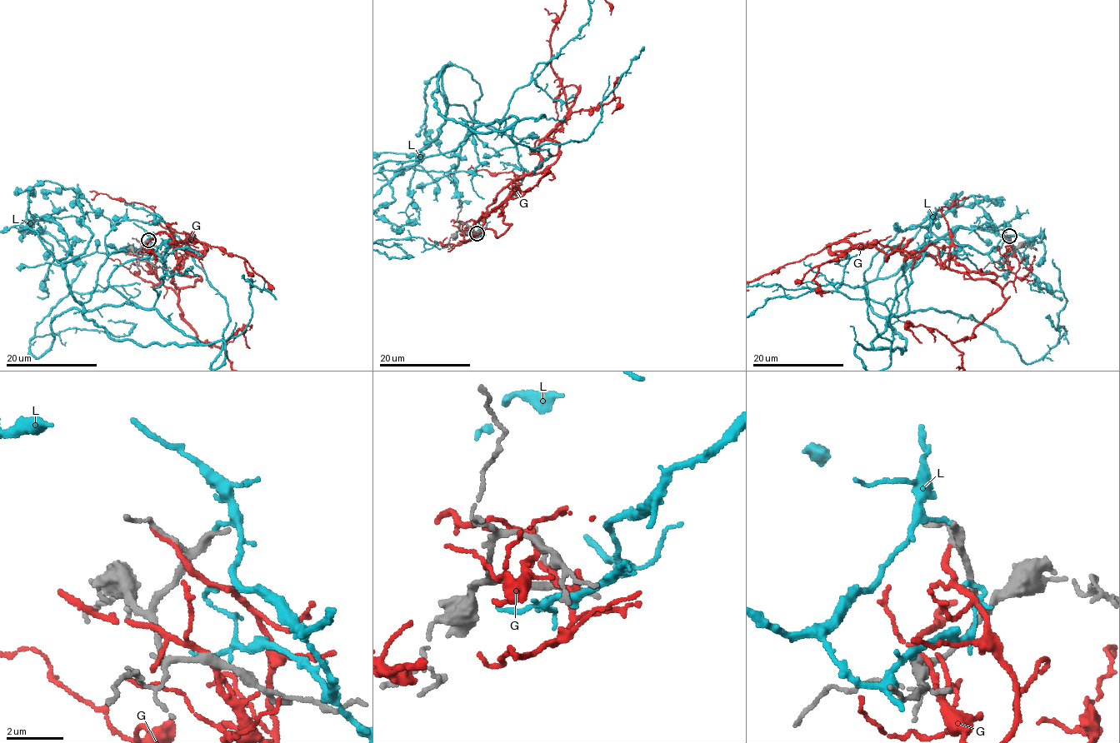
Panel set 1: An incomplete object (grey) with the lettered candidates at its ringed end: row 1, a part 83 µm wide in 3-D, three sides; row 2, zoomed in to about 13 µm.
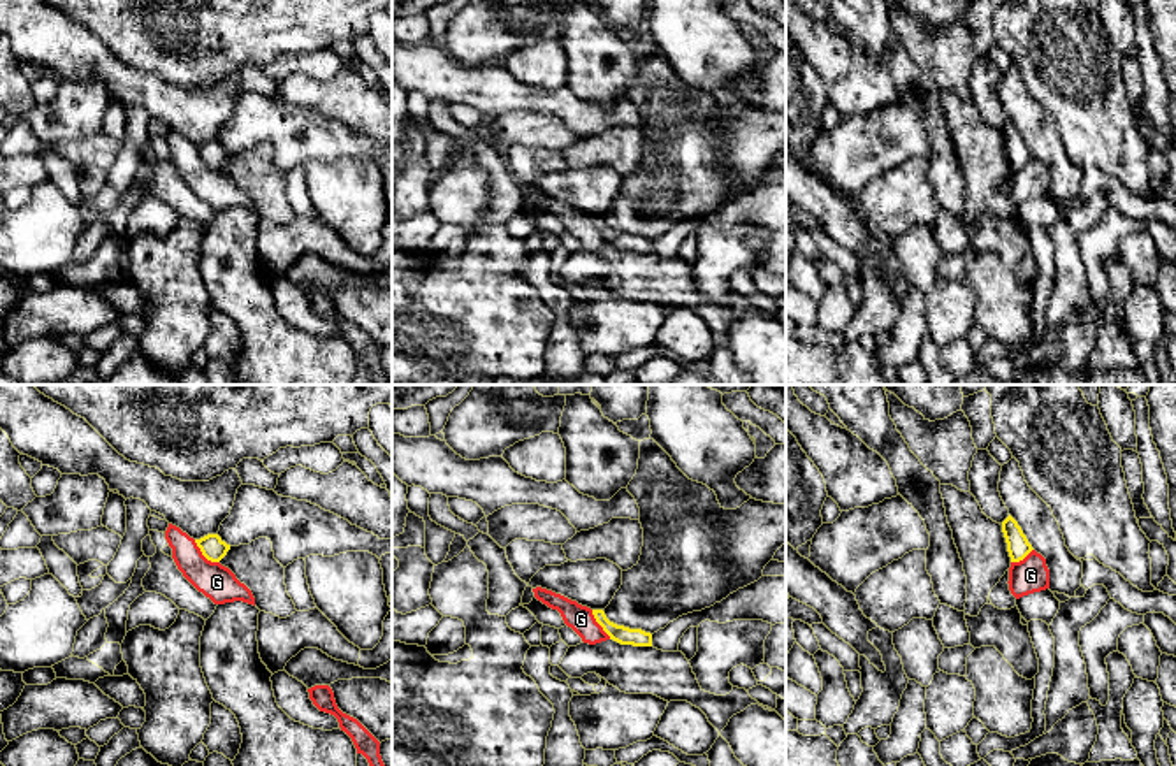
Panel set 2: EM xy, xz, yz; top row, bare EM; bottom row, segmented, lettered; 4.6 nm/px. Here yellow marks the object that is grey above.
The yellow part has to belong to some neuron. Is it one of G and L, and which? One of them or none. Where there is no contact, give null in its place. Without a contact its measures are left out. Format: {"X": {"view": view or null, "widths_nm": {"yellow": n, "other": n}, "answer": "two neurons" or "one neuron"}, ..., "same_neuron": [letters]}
{"G": {"view": "xy", "widths_nm": {"yellow": 110, "other": 160}, "answer": "two neurons"}, "L": {"view": null, "answer": "two neurons"}, "same_neuron": []}

